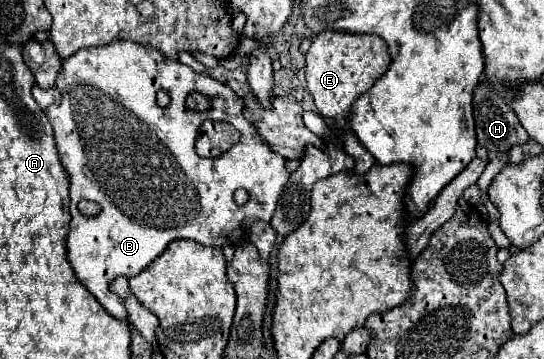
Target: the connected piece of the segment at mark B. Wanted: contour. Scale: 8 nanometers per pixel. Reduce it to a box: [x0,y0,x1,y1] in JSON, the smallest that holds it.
[45,41,289,319]

